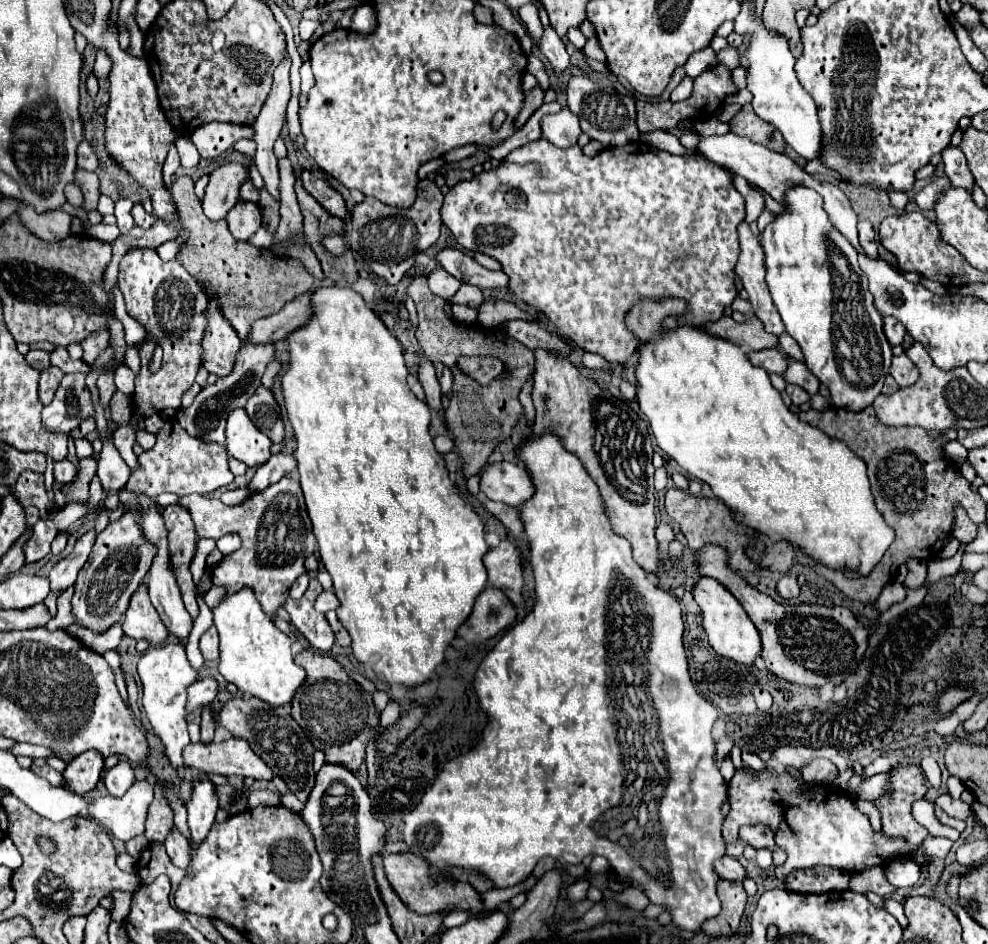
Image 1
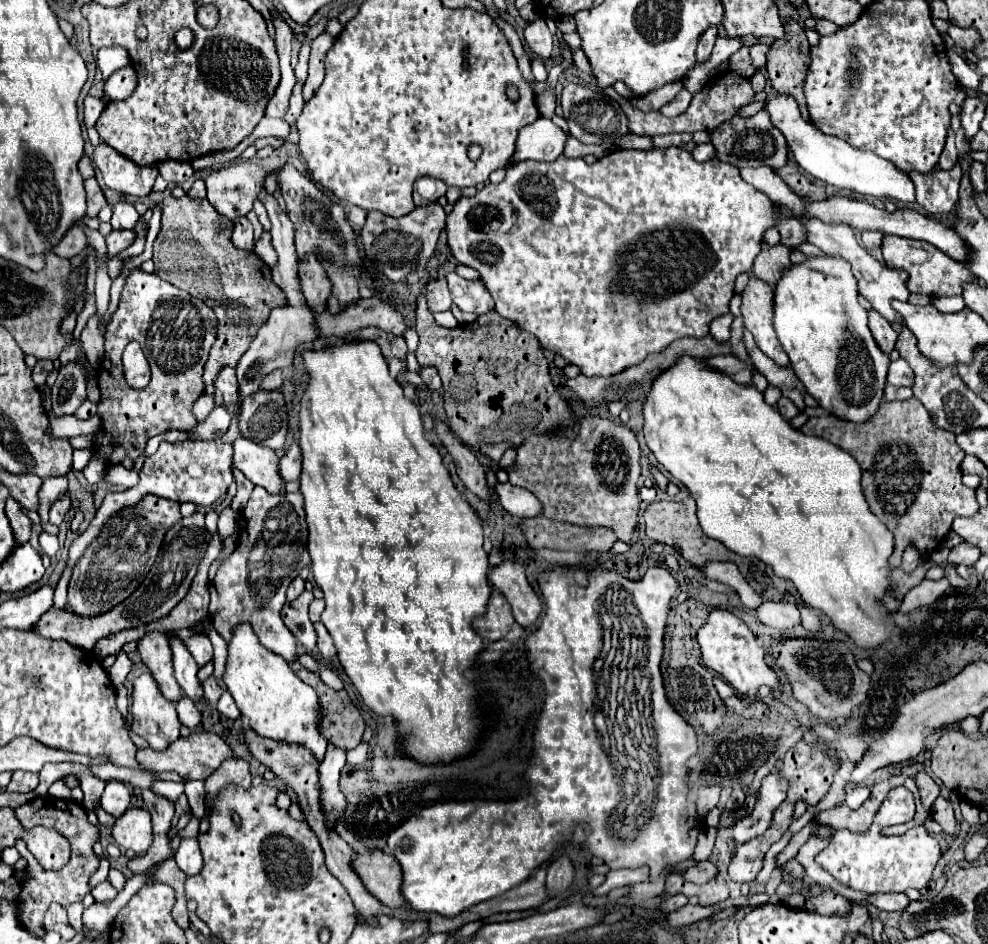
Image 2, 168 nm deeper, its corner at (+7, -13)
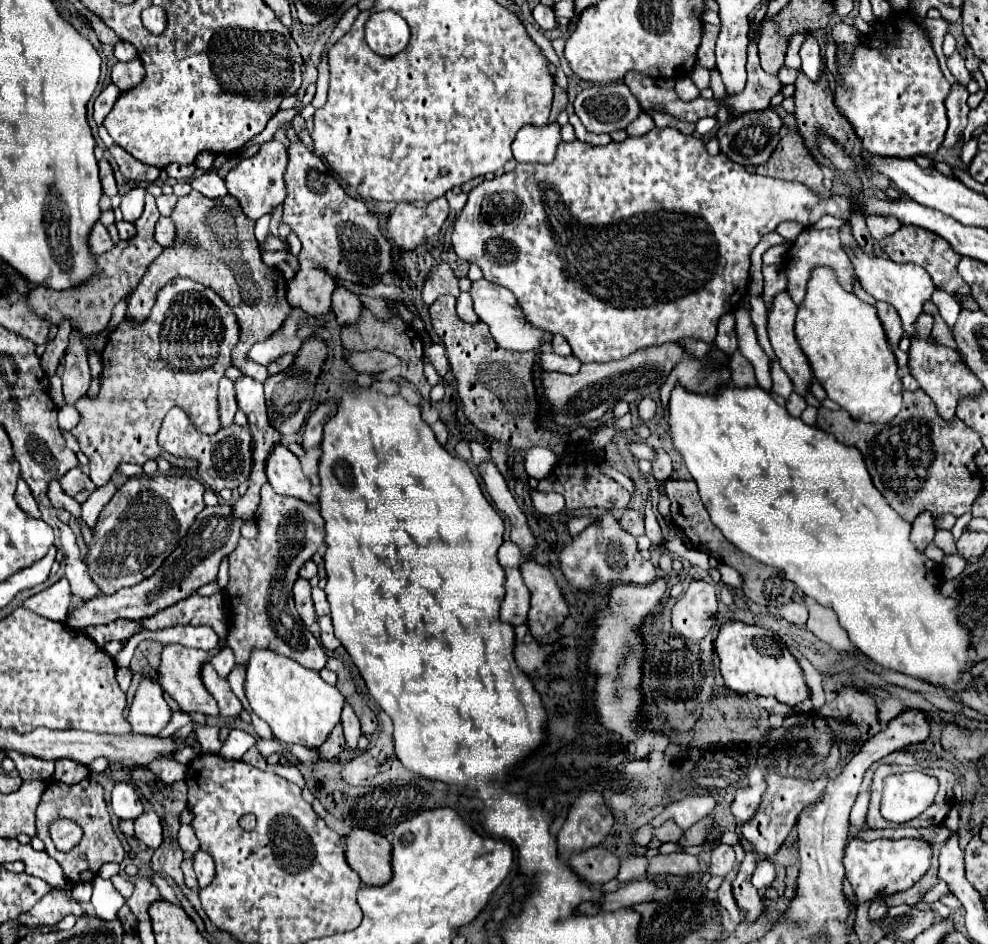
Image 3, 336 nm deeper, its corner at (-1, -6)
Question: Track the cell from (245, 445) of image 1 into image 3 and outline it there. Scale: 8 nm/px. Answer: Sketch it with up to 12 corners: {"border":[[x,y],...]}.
{"border":[[276,445],[266,475],[278,495],[316,505],[300,459]]}

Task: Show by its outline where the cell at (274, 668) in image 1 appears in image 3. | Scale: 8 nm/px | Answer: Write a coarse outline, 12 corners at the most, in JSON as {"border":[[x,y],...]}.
{"border":[[254,649],[246,697],[282,743],[318,749],[342,693],[290,657]]}

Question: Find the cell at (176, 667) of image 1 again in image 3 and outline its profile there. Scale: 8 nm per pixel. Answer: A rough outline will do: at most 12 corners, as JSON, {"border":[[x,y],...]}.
{"border":[[152,679],[138,685],[132,733],[158,735],[172,709]]}

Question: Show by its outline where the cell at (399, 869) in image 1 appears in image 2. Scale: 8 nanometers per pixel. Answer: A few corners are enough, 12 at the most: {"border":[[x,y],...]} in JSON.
{"border":[[380,850],[356,854],[352,866],[384,906],[404,908],[402,872]]}

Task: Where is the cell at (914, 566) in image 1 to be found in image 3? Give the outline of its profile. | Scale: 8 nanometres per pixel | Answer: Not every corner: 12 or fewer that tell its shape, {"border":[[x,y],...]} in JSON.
{"border":[[922,513],[912,523],[912,541],[924,551],[936,527],[932,513]]}

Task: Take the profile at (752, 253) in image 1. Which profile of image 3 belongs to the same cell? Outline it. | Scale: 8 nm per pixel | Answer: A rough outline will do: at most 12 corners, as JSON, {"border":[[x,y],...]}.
{"border":[[786,291],[768,313],[778,363],[804,397],[812,369],[794,337],[798,305]]}

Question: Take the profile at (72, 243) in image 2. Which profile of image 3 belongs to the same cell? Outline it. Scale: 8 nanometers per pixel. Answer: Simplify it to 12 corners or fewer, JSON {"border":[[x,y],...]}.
{"border":[[98,221],[90,233],[90,249],[102,255],[114,247],[108,229]]}

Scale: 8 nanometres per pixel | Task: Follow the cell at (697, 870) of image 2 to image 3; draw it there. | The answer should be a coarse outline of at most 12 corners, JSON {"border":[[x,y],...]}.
{"border":[[688,853],[654,855],[646,875],[696,875],[698,859]]}

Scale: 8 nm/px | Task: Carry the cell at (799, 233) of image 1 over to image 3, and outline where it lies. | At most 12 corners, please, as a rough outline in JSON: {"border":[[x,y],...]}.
{"border":[[814,269],[796,339],[852,419],[888,423],[902,381],[876,307]]}

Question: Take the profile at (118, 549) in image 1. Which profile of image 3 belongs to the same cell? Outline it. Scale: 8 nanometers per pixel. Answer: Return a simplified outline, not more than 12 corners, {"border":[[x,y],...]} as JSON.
{"border":[[192,475],[130,477],[98,515],[104,595],[150,577],[204,505]]}

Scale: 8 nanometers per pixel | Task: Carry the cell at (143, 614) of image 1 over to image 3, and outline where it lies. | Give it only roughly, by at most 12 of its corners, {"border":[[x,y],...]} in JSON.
{"border":[[166,645],[160,685],[182,711],[218,717],[200,665],[220,653]]}

